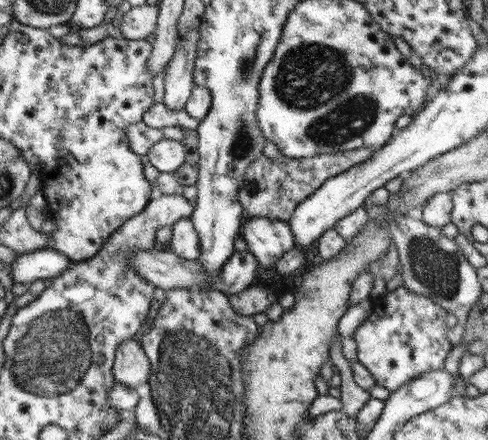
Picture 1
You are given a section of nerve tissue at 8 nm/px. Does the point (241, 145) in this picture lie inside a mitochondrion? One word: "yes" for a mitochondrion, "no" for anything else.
yes

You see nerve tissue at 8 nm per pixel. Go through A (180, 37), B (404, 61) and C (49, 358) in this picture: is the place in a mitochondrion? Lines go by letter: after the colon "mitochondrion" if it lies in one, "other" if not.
A: other
B: other
C: mitochondrion

